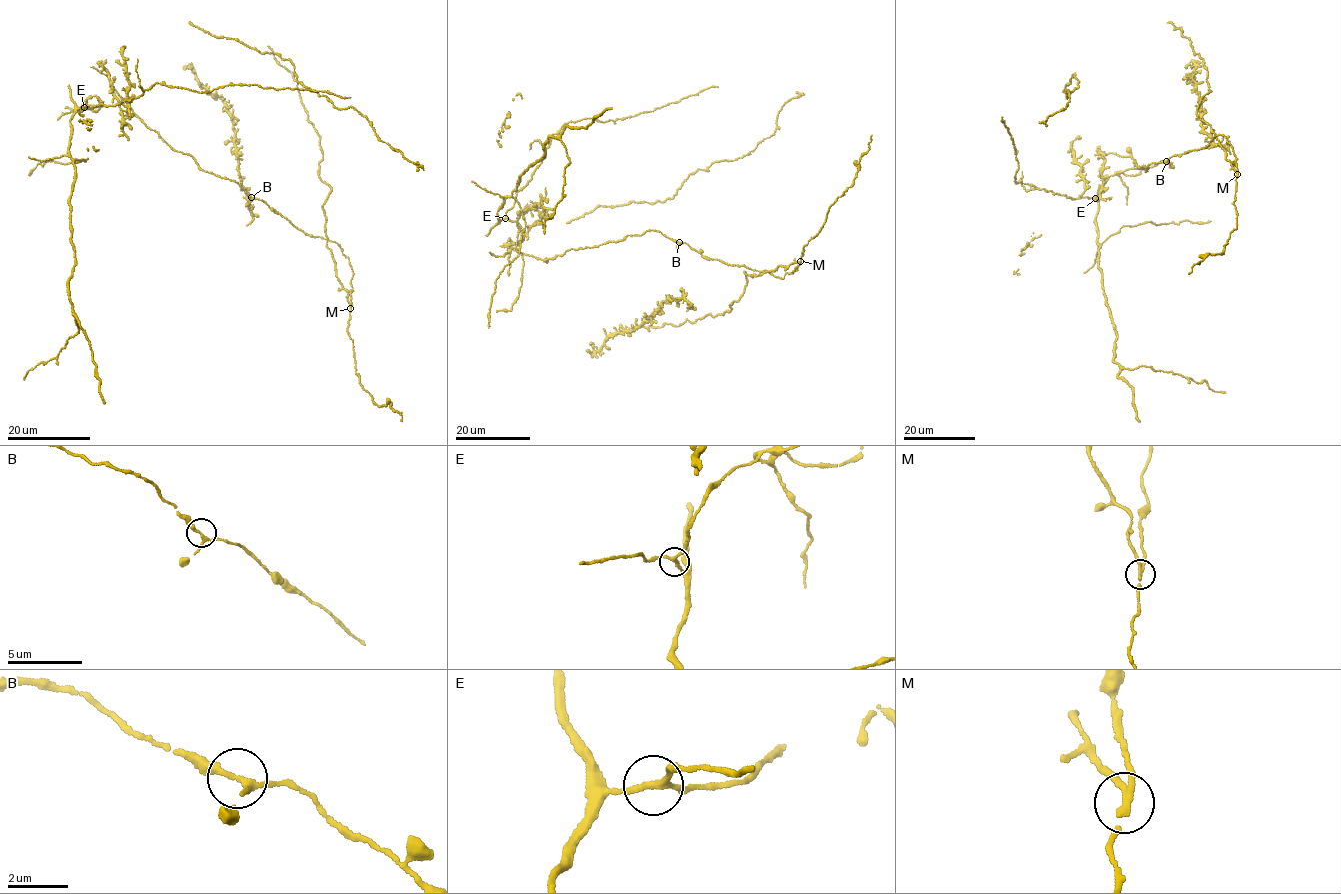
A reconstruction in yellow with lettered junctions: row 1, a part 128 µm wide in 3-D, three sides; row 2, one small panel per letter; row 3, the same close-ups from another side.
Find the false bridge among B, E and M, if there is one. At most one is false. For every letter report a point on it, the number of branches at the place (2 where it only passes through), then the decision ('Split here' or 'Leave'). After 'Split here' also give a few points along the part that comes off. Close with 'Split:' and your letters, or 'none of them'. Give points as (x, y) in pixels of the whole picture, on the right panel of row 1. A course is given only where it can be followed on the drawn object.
B: Place: (1166, 161). Branches: 3. Leave
E: Place: (1095, 198). Branches: 3. Leave
M: Place: (1237, 174). Branches: 3. Split here. Course of the part to remove: (1237, 174), (1197, 113), (1200, 99), (1211, 91), (1204, 59), (1193, 53), (1181, 27), (1167, 23)
Split: M

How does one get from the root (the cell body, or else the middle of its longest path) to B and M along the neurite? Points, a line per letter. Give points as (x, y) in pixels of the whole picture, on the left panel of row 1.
B: (138, 116), (172, 149), (190, 155), (199, 168), (235, 180), (252, 197)
M: (138, 116), (172, 149), (190, 155), (199, 168), (235, 180), (305, 233), (336, 242), (353, 272), (350, 308)

